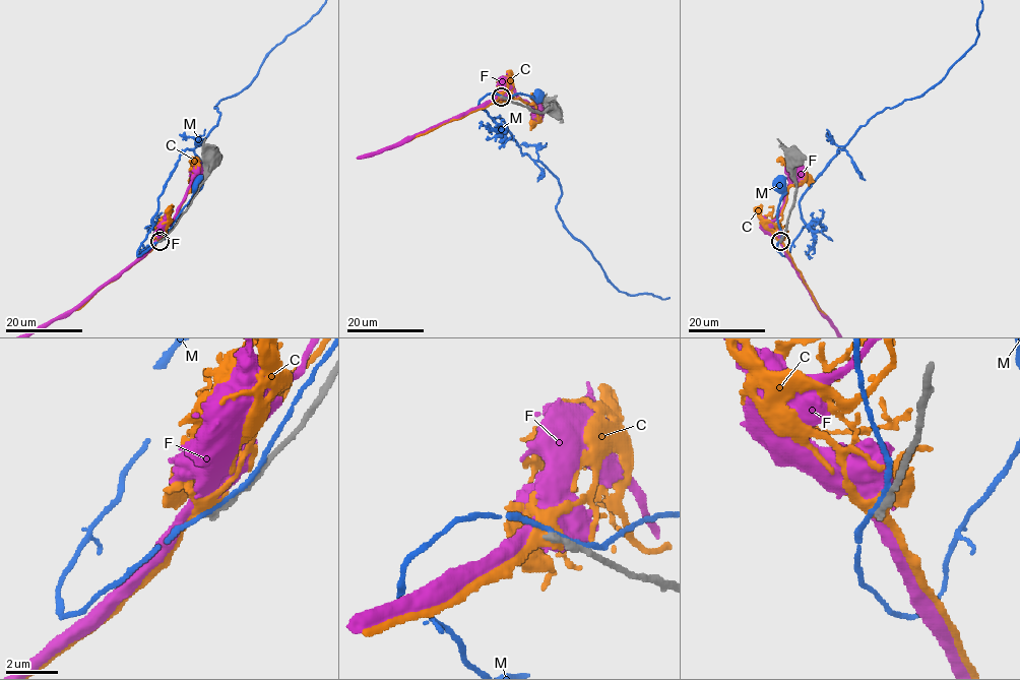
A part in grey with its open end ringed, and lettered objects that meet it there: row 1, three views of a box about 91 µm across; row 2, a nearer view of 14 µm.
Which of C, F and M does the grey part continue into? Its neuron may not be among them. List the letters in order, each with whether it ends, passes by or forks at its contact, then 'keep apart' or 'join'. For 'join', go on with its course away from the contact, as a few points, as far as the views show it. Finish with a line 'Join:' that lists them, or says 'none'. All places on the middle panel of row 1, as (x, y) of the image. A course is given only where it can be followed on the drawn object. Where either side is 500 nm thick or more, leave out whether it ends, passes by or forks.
C: it passes by; keep apart
F: keep apart
M: it passes by; keep apart
Join: none

